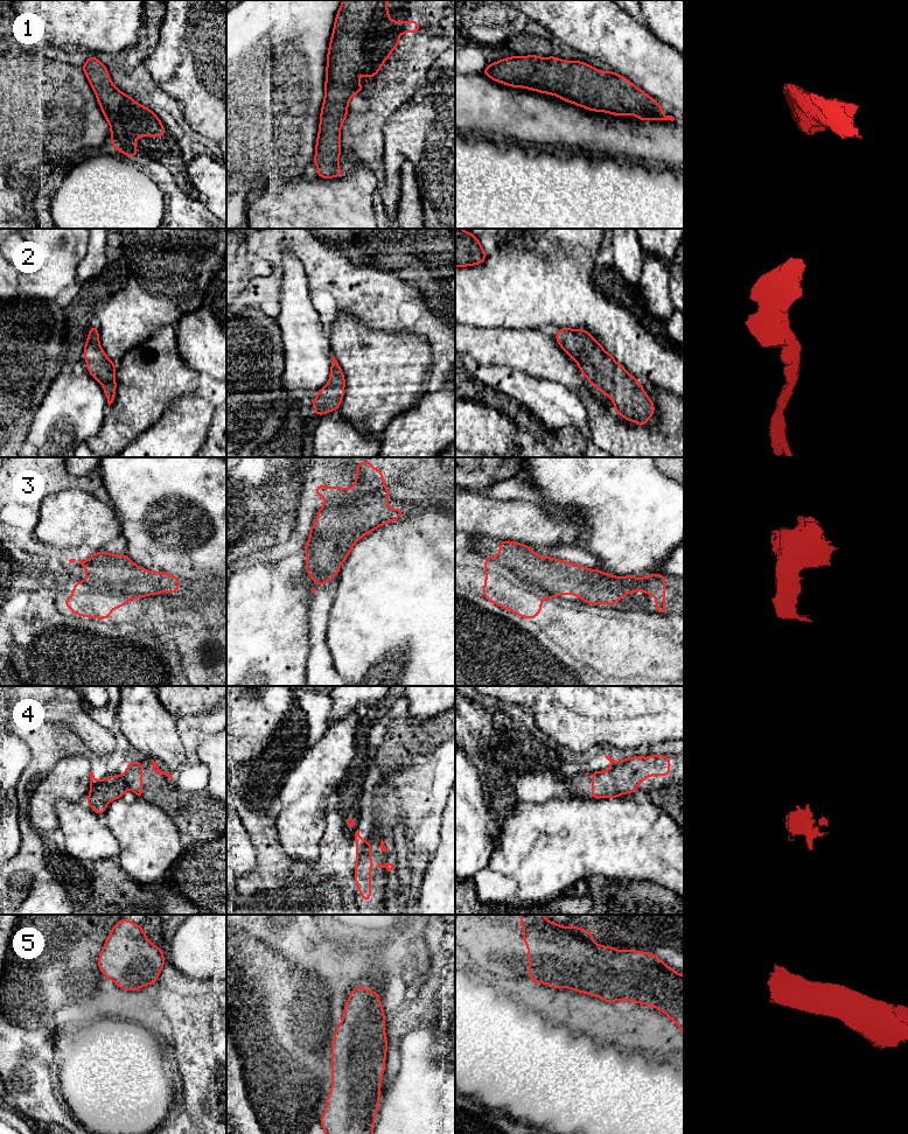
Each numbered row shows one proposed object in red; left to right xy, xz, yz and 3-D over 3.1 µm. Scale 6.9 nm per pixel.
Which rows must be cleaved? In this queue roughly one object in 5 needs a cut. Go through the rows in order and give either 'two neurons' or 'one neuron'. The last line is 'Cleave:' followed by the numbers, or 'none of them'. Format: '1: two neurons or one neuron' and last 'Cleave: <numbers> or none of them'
1: one neuron
2: one neuron
3: one neuron
4: two neurons
5: one neuron
Cleave: 4

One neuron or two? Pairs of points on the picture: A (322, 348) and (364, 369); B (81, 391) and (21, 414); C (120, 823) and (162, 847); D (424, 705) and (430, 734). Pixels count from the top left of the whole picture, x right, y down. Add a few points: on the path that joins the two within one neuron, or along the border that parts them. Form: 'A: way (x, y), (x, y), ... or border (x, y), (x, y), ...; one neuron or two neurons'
A: border (328, 336), (333, 355); two neurons
B: border (51, 383), (26, 432); two neurons
C: way (131, 823), (135, 824), (152, 840); one neuron
D: border (442, 711), (428, 719), (417, 719), (407, 714); two neurons

